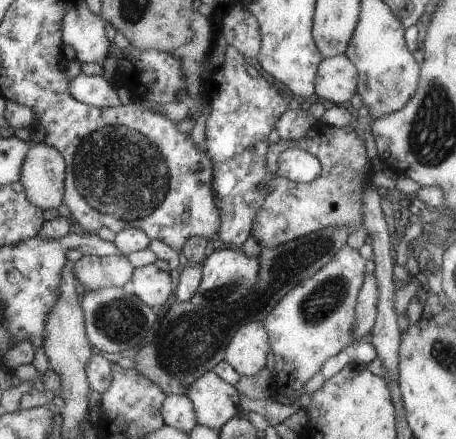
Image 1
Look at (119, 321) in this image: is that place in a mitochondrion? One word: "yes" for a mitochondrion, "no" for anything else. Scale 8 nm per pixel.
yes

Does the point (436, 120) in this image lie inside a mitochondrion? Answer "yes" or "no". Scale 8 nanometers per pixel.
yes

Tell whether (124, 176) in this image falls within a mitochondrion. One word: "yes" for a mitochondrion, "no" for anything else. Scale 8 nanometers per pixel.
yes

